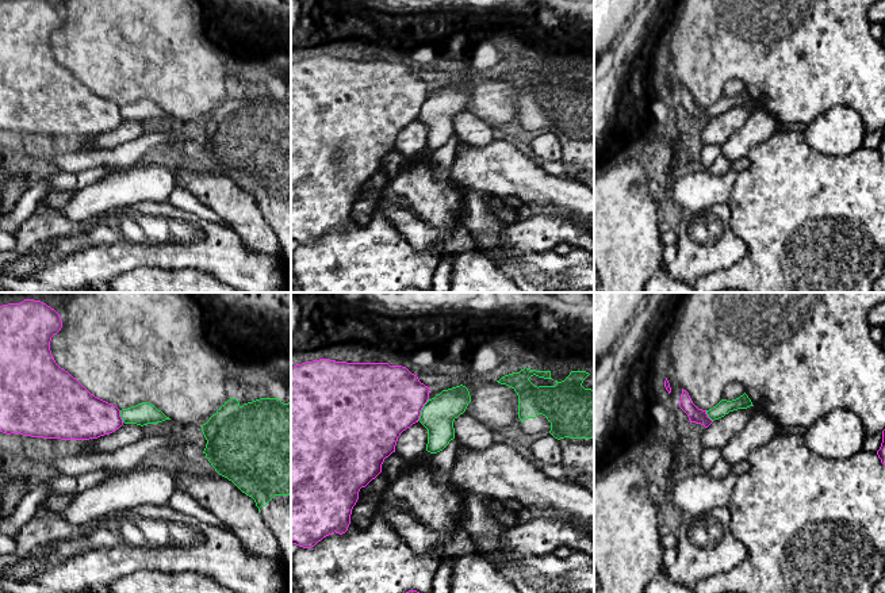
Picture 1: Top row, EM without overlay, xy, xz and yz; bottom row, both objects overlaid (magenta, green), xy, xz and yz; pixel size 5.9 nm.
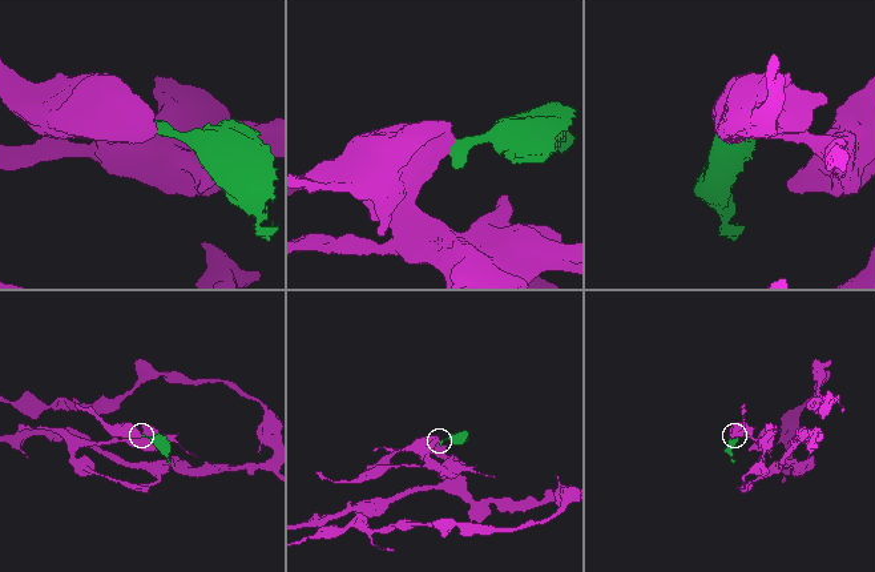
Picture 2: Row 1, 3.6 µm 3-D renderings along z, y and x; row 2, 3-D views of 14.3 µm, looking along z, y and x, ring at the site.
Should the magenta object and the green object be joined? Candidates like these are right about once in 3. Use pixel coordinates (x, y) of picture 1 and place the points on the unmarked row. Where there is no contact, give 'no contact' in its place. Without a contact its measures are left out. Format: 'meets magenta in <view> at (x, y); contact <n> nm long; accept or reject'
meets magenta in xz at (421, 106); contact 150 nm long; reject

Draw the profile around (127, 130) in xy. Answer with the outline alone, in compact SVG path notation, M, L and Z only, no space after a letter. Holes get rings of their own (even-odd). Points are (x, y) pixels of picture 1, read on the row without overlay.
M124 120L110 131L100 133L97 135L84 137L88 144L81 152L96 150L96 149L112 149L120 144L126 144L143 134L141 122Z

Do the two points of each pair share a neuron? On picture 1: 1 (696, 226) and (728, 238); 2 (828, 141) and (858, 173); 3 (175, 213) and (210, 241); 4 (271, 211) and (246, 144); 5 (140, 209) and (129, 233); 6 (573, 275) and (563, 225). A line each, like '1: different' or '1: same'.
1: same
2: different
3: same
4: same
5: same
6: different

